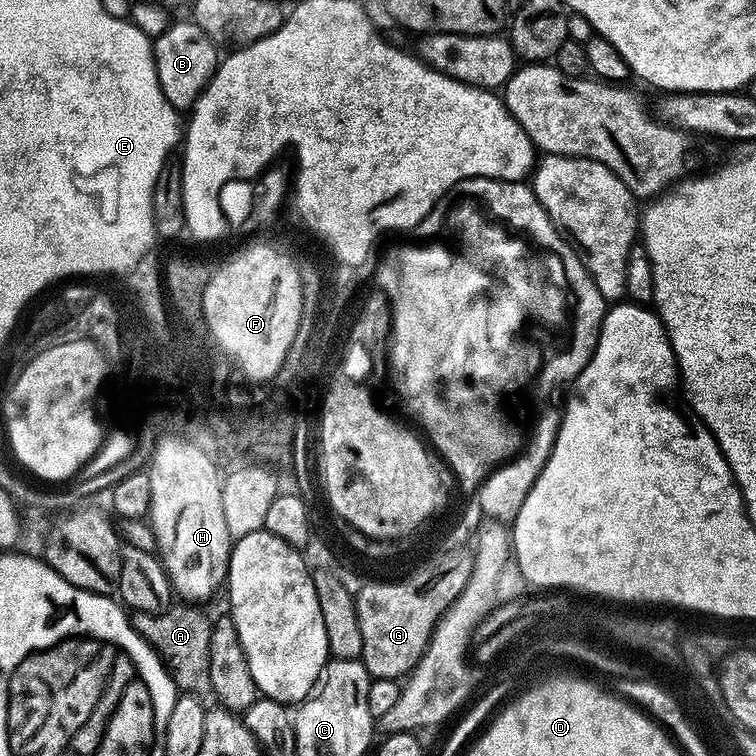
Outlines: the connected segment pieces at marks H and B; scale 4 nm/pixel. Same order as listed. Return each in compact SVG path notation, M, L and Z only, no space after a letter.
M185 442L164 444L155 447L152 461L146 466L150 478L150 502L147 519L156 539L156 549L164 573L168 576L171 591L178 597L185 596L188 602L204 602L216 591L221 591L228 575L228 563L232 557L234 537L226 524L226 510L223 509L224 486L216 484L216 475L205 459L204 453L189 447Z
M173 22L165 32L155 37L152 57L156 63L156 73L162 94L170 106L177 110L191 109L204 88L212 80L218 67L217 45L200 27L193 23Z

